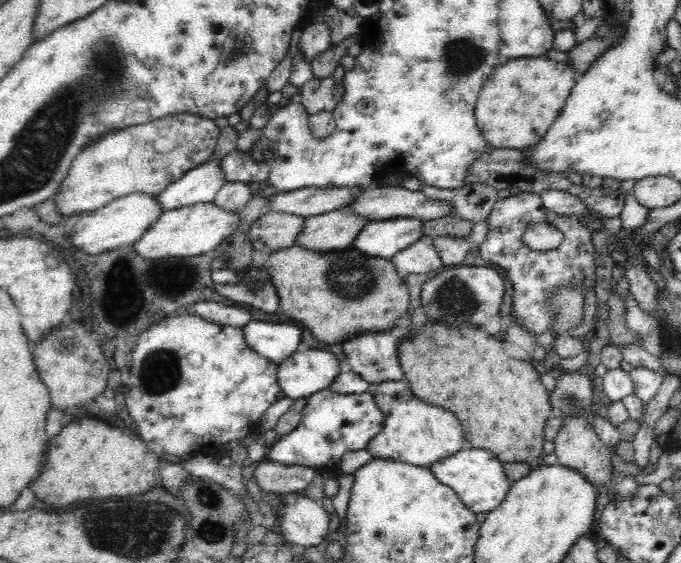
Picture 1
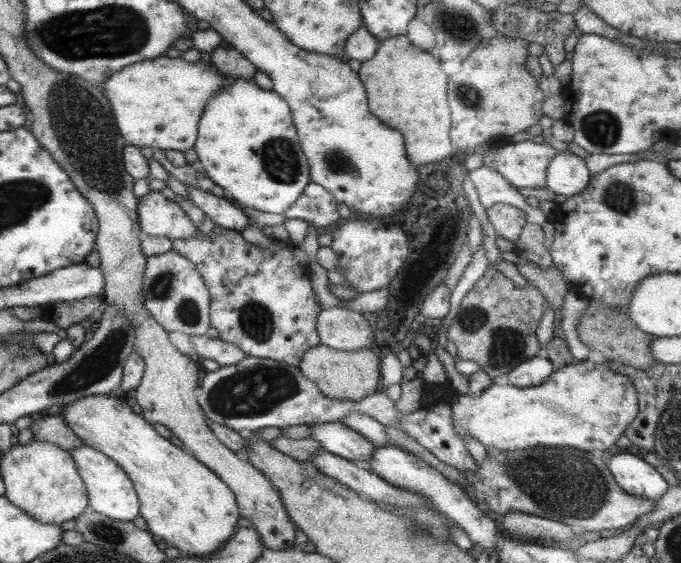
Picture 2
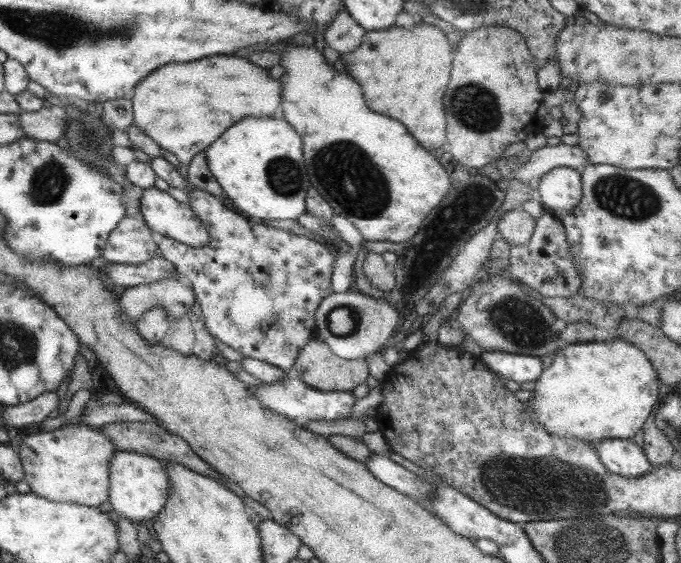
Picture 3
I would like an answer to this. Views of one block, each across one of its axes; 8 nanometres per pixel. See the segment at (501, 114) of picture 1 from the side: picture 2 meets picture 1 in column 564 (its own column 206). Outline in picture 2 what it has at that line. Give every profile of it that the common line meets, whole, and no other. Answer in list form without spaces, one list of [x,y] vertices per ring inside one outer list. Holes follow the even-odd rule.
[[[161,55],[125,65],[100,86],[123,141],[138,149],[184,151],[193,147],[198,118],[206,100],[225,83],[227,77],[205,61],[189,62]]]

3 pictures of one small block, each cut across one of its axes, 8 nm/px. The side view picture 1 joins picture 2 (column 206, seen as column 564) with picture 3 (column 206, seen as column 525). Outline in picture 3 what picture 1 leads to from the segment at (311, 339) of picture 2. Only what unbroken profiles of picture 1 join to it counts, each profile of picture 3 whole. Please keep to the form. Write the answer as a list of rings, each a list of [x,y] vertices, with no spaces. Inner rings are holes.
[[[199,189],[188,192],[187,203],[205,226],[209,241],[203,247],[193,248],[177,240],[156,237],[157,255],[171,263],[179,278],[191,286],[197,302],[196,309],[207,333],[243,357],[269,364],[281,371],[289,371],[301,348],[315,338],[315,309],[323,298],[332,293],[330,276],[334,250],[317,238],[307,238],[255,223],[252,218],[247,219],[227,209],[227,203],[222,197],[214,197]]]

